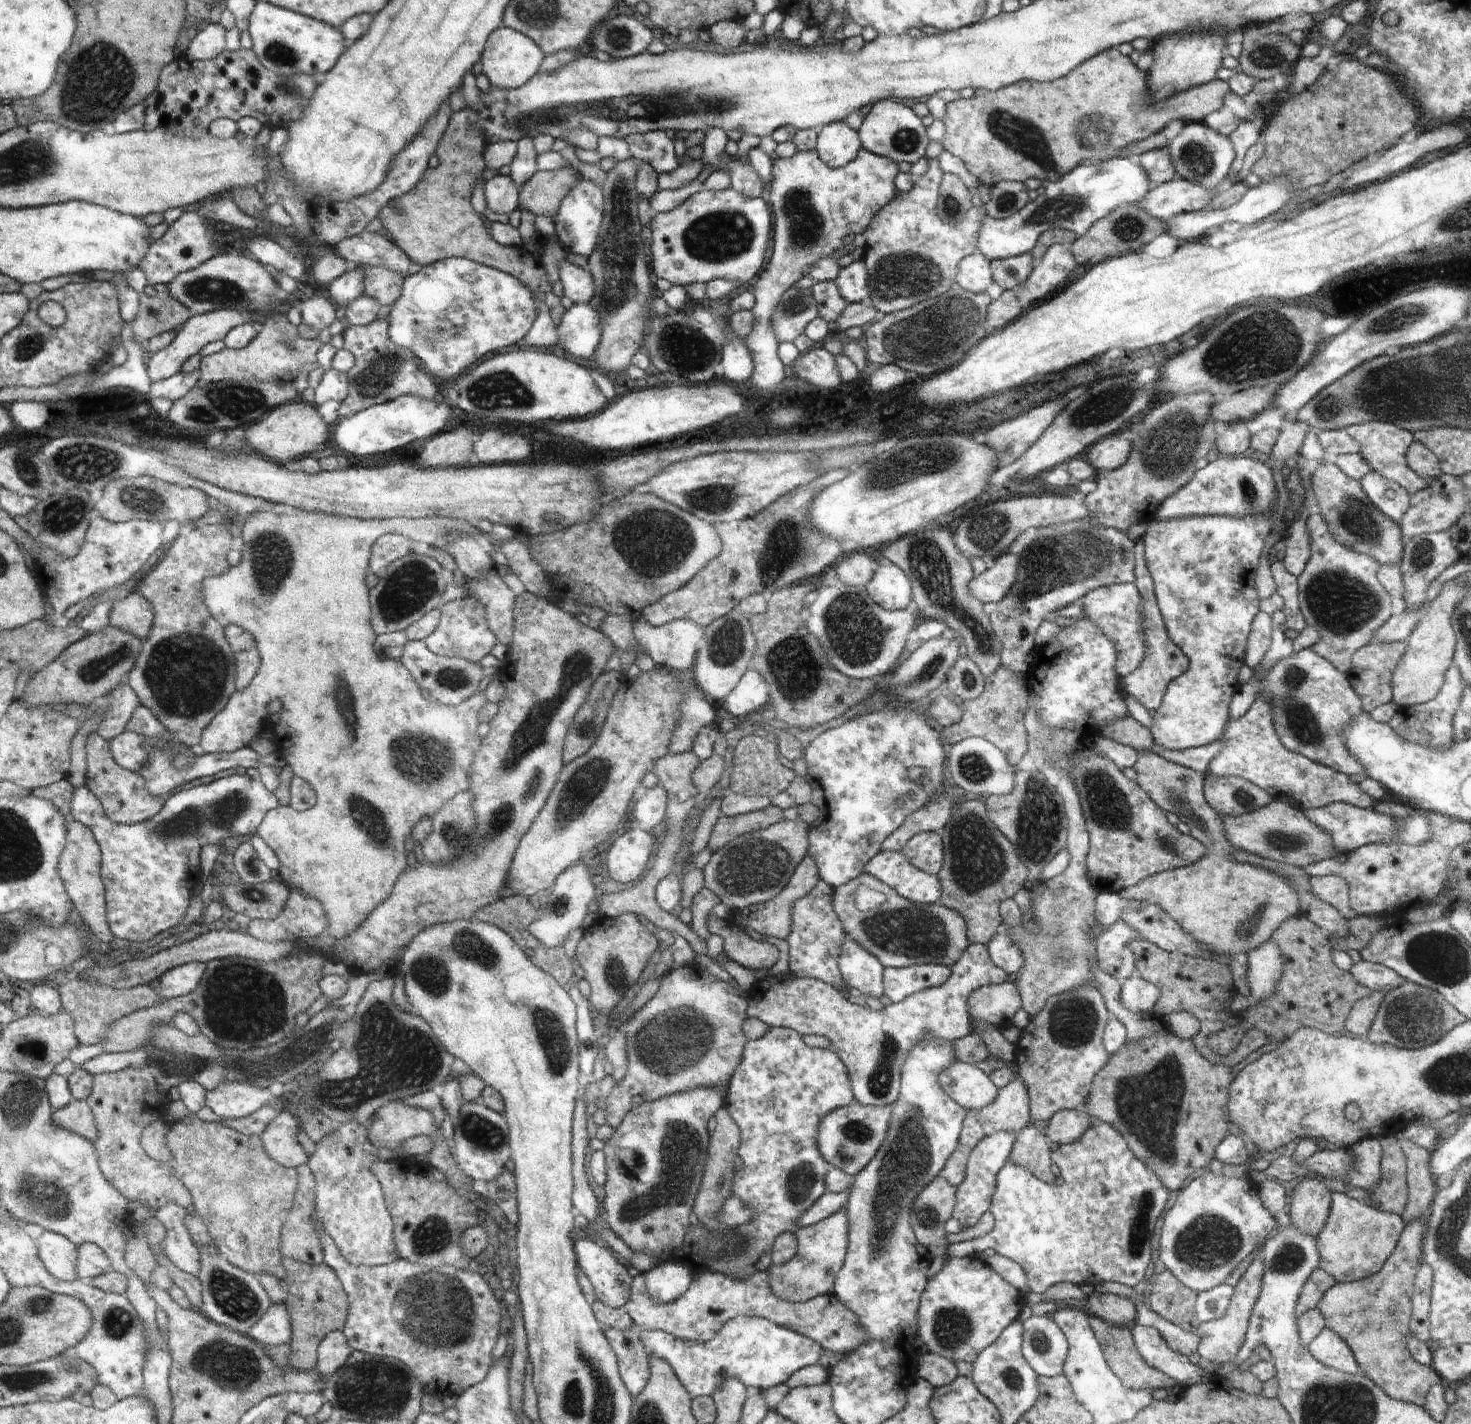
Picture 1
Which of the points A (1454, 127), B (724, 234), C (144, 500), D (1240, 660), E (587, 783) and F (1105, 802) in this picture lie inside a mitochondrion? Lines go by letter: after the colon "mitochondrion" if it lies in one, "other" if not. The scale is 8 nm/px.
A: other
B: mitochondrion
C: mitochondrion
D: other
E: mitochondrion
F: mitochondrion

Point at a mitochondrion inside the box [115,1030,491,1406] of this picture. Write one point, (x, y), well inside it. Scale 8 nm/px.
(438, 1306)

